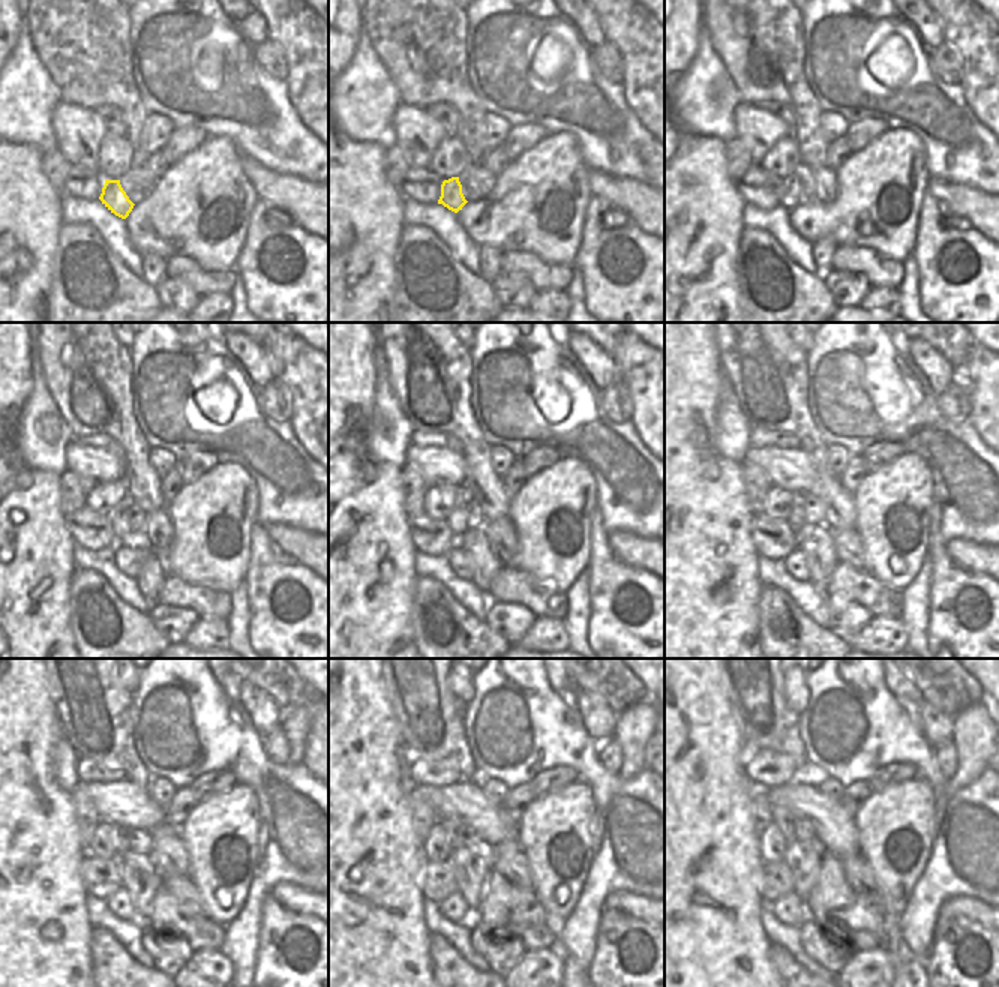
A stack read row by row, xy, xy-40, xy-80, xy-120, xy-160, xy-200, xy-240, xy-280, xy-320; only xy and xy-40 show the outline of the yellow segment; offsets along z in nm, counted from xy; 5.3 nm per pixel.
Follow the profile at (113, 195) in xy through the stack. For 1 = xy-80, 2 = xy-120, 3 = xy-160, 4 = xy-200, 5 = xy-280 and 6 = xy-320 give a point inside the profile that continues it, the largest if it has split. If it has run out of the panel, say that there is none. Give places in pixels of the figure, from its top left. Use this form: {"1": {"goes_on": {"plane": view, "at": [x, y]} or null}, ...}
{"1": {"goes_on": {"plane": "xy-80", "at": [789, 186]}}, "2": {"goes_on": {"plane": "xy-120", "at": [119, 519]}}, "3": {"goes_on": {"plane": "xy-160", "at": [458, 521]}}, "4": {"goes_on": {"plane": "xy-200", "at": [795, 518]}}, "5": {"goes_on": {"plane": "xy-280", "at": [452, 825]}}, "6": {"goes_on": {"plane": "xy-320", "at": [783, 818]}}}

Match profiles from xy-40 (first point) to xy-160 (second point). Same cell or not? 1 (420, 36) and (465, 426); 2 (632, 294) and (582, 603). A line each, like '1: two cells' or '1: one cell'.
1: one cell
2: two cells

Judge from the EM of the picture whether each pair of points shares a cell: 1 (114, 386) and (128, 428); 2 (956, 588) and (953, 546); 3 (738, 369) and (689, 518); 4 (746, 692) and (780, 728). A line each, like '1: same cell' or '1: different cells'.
1: same cell
2: different cells
3: different cells
4: same cell

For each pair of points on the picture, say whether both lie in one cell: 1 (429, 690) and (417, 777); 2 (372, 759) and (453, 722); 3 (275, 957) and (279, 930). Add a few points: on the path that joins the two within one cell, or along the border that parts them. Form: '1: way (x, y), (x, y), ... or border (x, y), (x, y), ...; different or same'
1: border (411, 755), (450, 759), (455, 765); different
2: border (393, 711), (401, 728), (401, 744), (404, 747); different
3: way (275, 948), (270, 941), (270, 932); same

